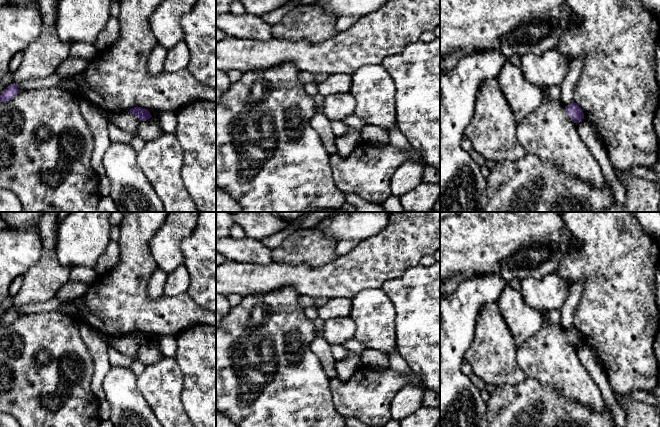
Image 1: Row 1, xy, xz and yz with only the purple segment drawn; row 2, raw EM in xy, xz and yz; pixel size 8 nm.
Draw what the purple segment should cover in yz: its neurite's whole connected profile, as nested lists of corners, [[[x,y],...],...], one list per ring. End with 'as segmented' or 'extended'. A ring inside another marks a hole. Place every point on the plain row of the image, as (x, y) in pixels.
[[[575,326],[565,330],[565,334],[568,340],[571,342],[571,344],[576,348],[580,346],[582,343],[584,343],[582,333]]]; as segmented

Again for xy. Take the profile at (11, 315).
[[[15,308],[8,310],[0,319],[0,327],[9,325],[19,317],[20,317],[20,314],[17,312]]]; as segmented

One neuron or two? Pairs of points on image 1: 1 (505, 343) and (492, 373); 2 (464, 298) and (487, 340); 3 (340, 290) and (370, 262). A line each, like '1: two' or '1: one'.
1: one
2: two
3: one

